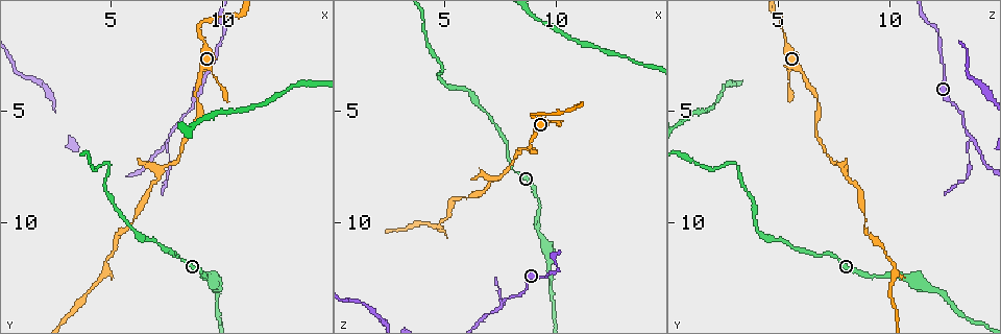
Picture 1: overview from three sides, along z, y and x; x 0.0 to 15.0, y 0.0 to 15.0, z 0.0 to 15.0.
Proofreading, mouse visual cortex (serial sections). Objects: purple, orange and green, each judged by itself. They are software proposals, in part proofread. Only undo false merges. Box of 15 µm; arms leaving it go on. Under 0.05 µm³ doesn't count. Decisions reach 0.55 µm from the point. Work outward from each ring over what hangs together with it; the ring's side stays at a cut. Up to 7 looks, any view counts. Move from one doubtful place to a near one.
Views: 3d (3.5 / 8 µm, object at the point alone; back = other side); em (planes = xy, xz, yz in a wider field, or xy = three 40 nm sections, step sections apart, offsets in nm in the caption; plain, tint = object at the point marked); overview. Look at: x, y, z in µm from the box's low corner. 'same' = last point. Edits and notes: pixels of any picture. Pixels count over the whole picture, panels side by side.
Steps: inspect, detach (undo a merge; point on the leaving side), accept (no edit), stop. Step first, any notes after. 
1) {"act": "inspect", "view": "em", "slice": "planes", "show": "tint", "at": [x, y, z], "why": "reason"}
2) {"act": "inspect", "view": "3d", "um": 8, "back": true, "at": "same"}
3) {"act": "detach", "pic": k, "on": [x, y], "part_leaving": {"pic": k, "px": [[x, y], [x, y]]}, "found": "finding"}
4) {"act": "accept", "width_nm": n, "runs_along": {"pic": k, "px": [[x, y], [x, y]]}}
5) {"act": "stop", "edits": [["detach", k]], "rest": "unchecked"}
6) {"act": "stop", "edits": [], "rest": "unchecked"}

{"act": "inspect", "view": "3d", "um": 8, "at": [7.6, 6.2, 13.8]}

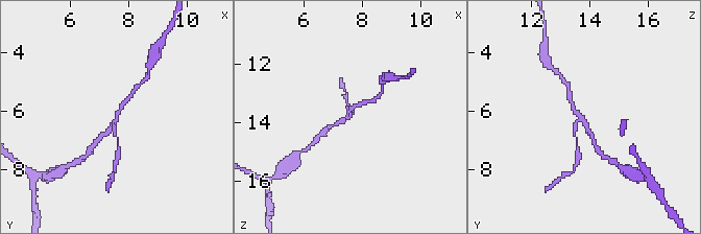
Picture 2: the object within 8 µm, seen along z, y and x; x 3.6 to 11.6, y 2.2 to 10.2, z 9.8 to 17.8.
{"act": "inspect", "view": "3d", "um": 3.5, "at": [7.7, 6.2, 13.8]}

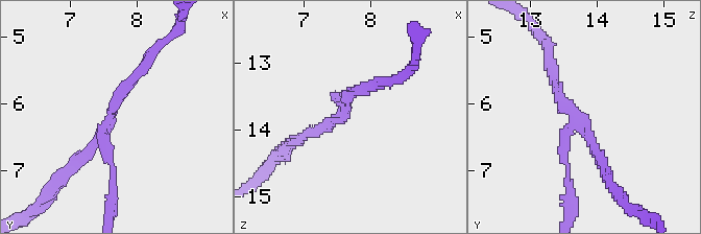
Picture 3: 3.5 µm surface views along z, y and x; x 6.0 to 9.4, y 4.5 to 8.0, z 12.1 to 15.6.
{"act": "detach", "pic": 3, "on": [113, 169], "part_leaving": {"pic": 3, "px": [[103, 127], [114, 188], [111, 217]]}, "found": "a second cell is stuck on"}

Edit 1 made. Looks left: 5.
{"act": "inspect", "view": "overview", "why": "see it whole again"}

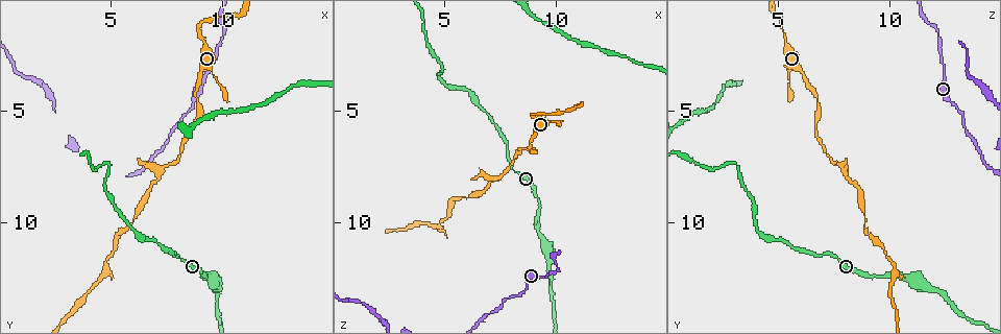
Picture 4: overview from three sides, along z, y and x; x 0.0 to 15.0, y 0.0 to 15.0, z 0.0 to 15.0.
{"act": "inspect", "view": "3d", "um": 3.5, "at": [3.9, 13.1, 10.0], "why": "narrows sharply"}

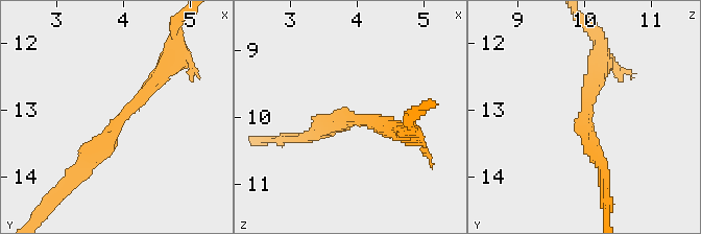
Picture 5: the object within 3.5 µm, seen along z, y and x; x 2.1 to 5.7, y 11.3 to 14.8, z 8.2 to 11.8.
{"act": "inspect", "view": "em", "slice": "xy", "step": 2, "show": "tint", "at": [3.95, 13.15, 10.00], "arm_widths_nm": [200, 250]}

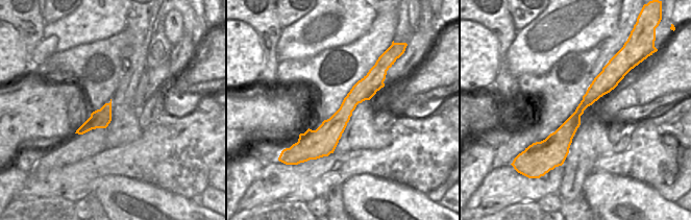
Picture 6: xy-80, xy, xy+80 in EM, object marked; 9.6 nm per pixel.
{"act": "accept", "runs_along": {"pic": 5, "px": [[168, 64], [75, 173]]}, "found": "all the same cell"}

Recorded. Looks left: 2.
{"act": "inspect", "view": "3d", "um": 8, "back": true, "at": [4.9, 7.3, 3.1], "why": "abrupt turn"}

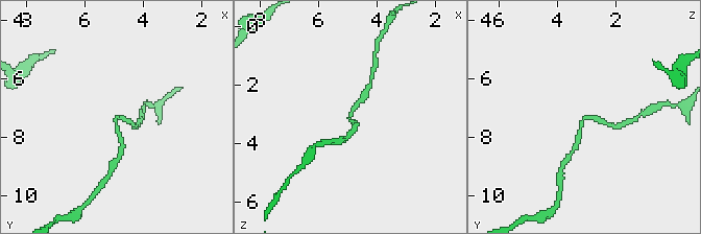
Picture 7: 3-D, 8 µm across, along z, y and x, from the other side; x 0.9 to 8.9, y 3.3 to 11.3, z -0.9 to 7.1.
{"act": "inspect", "view": "em", "slice": "planes", "show": "tint", "at": [4.9, 7.4, 3.1]}

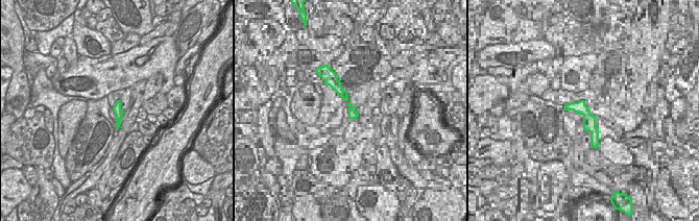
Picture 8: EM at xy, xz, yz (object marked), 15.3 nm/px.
{"act": "accept", "arm_widths_nm": [200, 200], "runs_along": {"pic": 7, "px": [[576, 145], [585, 117], [608, 124]]}, "found": "all the same cell"}

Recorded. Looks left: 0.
{"act": "stop", "edits": [["detach", 3]], "rest": "unchecked"}

